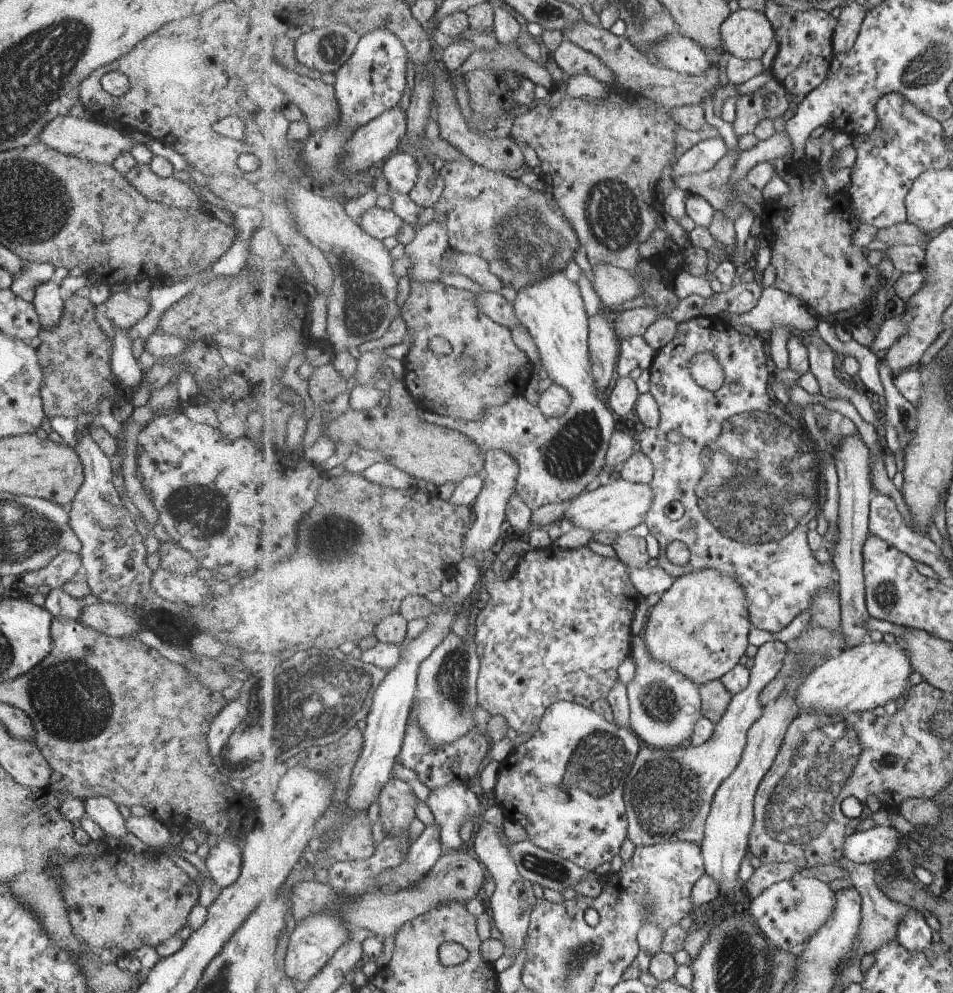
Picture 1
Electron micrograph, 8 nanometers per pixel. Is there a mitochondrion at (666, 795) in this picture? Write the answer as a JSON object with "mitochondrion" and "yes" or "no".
{"mitochondrion":"yes"}

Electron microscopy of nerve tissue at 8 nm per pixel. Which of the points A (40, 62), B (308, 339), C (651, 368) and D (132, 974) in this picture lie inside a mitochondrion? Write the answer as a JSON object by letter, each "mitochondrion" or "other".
{"A":"mitochondrion","B":"other","C":"other","D":"other"}

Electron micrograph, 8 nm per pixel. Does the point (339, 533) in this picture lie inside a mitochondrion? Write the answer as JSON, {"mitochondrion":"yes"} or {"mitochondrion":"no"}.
{"mitochondrion":"yes"}

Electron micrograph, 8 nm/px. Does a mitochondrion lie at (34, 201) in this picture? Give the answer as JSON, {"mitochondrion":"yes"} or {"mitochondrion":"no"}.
{"mitochondrion":"yes"}

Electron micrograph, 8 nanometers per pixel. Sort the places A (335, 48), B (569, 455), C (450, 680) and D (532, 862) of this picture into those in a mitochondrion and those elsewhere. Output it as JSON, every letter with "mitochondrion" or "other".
{"A":"mitochondrion","B":"mitochondrion","C":"mitochondrion","D":"mitochondrion"}

